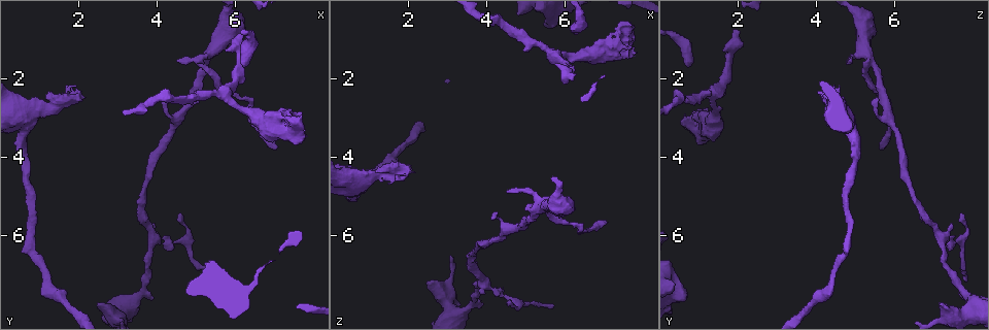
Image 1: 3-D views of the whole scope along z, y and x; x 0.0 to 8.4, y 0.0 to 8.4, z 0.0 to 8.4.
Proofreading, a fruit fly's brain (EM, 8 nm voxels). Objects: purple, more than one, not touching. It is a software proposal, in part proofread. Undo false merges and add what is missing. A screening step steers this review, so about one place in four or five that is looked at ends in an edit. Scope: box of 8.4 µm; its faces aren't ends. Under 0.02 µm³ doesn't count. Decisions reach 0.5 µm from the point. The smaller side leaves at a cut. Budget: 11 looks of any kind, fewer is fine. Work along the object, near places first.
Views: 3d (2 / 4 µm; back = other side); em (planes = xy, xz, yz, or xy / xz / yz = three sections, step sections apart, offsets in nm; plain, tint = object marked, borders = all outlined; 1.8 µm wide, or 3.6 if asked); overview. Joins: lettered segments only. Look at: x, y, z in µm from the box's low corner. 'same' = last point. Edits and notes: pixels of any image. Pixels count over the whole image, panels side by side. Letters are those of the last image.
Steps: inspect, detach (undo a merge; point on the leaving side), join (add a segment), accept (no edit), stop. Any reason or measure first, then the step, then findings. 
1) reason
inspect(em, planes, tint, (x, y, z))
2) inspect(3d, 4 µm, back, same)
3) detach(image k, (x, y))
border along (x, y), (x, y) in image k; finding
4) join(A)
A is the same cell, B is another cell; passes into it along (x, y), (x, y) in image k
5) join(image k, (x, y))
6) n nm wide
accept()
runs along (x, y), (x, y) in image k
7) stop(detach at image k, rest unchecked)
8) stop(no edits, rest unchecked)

stops while still wide
inspect(em, xz, step 4, plain, (2.45, 7.70, 7.20))

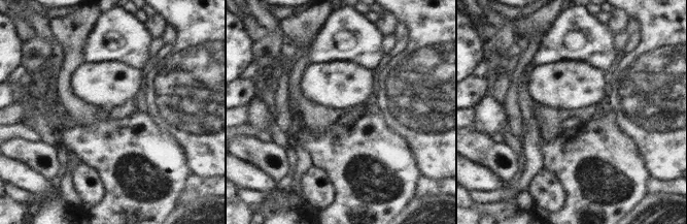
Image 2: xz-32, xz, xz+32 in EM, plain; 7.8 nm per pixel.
with the object marked
inspect(em, xz, step 4, tint, same)

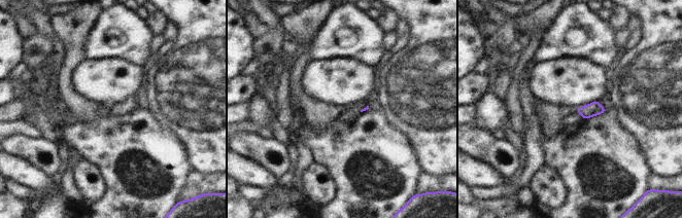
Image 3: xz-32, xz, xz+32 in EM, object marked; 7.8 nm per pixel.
see the neighbours
inspect(em, xz, step 4, borders, same)

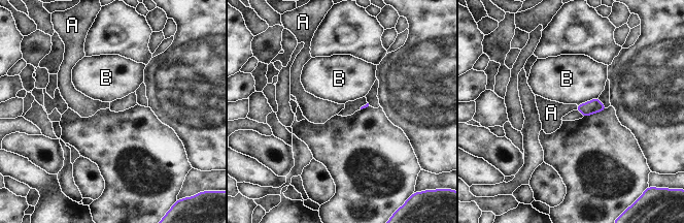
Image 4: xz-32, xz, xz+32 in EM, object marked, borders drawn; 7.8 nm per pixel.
B touches over 180 nm
join(A)
A is the same cell, B is another cell; passes into it along (590, 107), (577, 107), (551, 113) in image 4; the cell continues

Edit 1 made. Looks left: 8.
abrupt turn
inspect(em, planes, plain, (4.75, 6.15, 7.70))

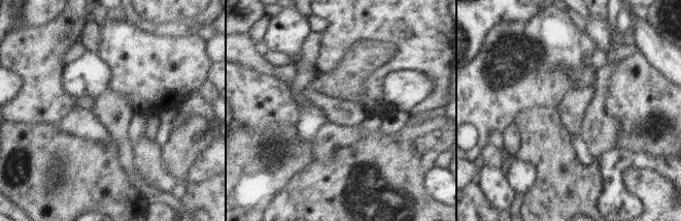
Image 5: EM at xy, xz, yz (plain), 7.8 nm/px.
see the neighbours
inspect(em, planes, borders, same)

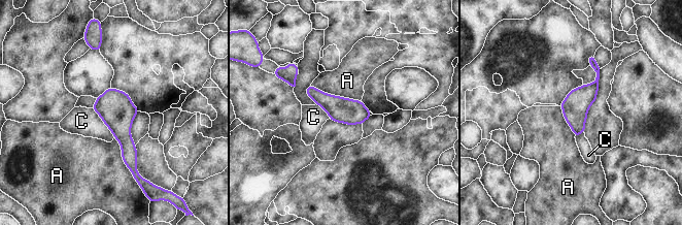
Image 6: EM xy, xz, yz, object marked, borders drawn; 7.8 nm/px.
190 nm wide
accept()
A and C are other cells; border along (310, 85), (333, 95), (361, 101) in image 6; one cell here

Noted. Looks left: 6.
thin end
inspect(em, xy, step 4, borders, (4.05, 2.55, 5.60))

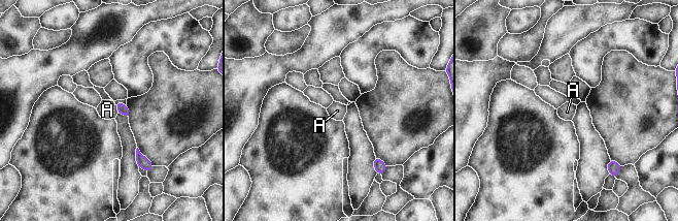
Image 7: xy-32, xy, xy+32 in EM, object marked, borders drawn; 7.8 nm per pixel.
accept()
A is another cell; none of them fits

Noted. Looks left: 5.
branch stops here
inspect(em, planes, borders, (6.25, 0.75, 2.00))

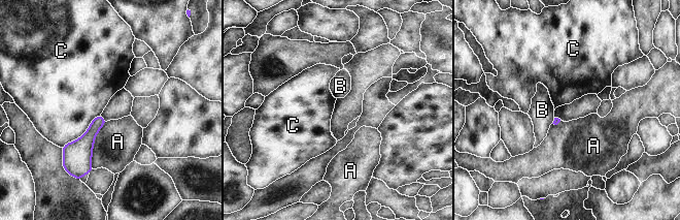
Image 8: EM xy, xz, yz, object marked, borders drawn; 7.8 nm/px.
accept()
A, B and C are other cells; border along (100, 115), (80, 136), (62, 147) in image 8; none of them fits

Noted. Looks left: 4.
thin end
inspect(3d, 4 µm, (7.05, 3.80, 5.65))

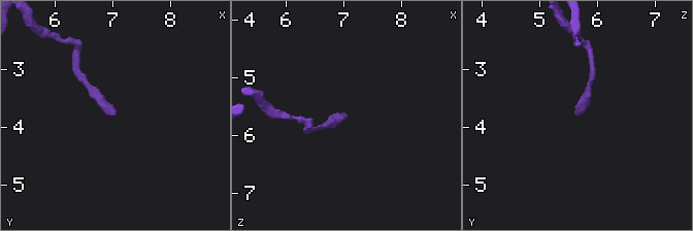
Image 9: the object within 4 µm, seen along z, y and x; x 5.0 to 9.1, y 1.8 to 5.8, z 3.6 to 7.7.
inspect(em, planes, plain, (7.10, 3.80, 5.65))

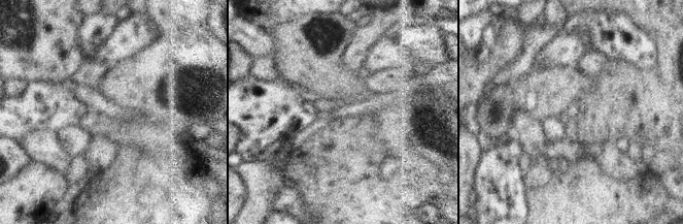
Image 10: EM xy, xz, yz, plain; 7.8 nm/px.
see the neighbours
inspect(em, planes, borders, same)

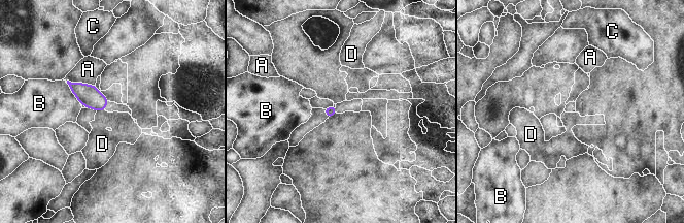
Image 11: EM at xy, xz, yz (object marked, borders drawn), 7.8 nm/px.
accept()
A, B, C and D are other cells; no lettered segment goes on from it

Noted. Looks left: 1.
stop(join at image 4, rest unchecked)

